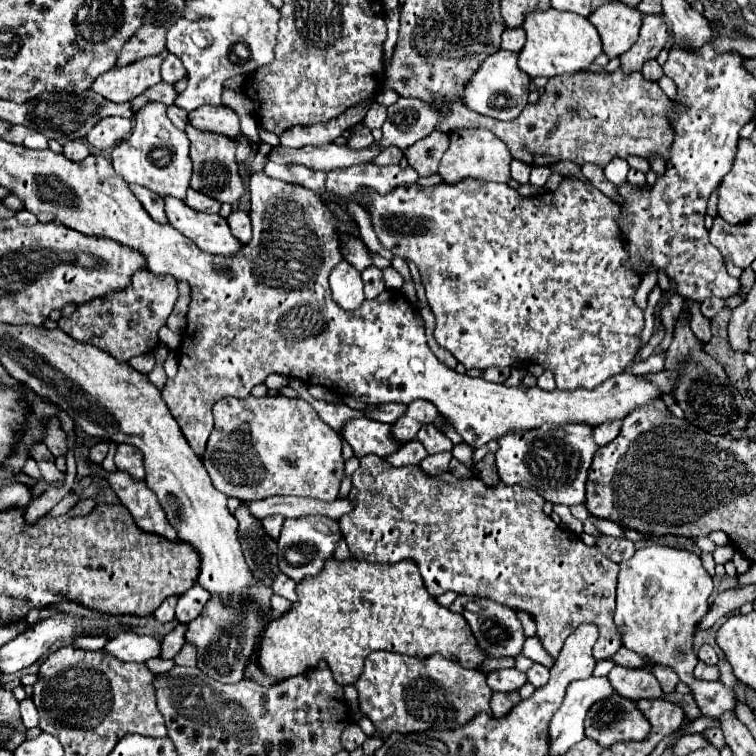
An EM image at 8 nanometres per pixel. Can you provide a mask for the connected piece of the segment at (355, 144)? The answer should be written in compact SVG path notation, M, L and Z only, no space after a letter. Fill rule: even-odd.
M357 123L353 129L351 129L351 137L347 139L347 147L349 149L365 149L373 143L373 135L371 131L363 125L363 123Z

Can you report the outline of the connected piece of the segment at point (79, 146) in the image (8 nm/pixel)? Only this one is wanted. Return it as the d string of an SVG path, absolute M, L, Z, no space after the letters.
M71 141L63 149L65 149L63 155L67 159L71 159L71 161L81 161L81 159L85 159L89 155L89 149L87 149L87 145L83 141Z

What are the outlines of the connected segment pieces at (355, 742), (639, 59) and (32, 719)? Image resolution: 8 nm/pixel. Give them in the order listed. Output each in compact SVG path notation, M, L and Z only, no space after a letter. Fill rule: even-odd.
M353 723L353 725L349 725L345 731L343 731L343 737L341 737L341 741L343 741L343 747L347 749L347 751L353 751L353 749L357 749L363 741L367 739L367 735L361 731L361 727L357 725L357 723Z
M643 15L639 39L627 53L623 53L619 57L621 69L627 73L641 71L641 67L647 59L655 59L659 55L659 51L665 47L665 41L667 41L667 27L663 23L663 17L661 15Z
M25 699L21 701L21 719L23 719L23 725L27 729L33 729L33 727L39 727L39 715L37 715L37 707L31 699Z

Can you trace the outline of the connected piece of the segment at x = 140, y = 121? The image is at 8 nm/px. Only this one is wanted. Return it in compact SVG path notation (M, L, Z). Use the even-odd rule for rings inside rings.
M147 103L139 115L135 115L135 127L127 139L123 139L113 149L113 167L125 181L143 185L157 195L171 195L183 199L189 189L191 179L191 159L189 159L189 139L167 119L167 107L163 103ZM163 149L169 153L151 153Z

